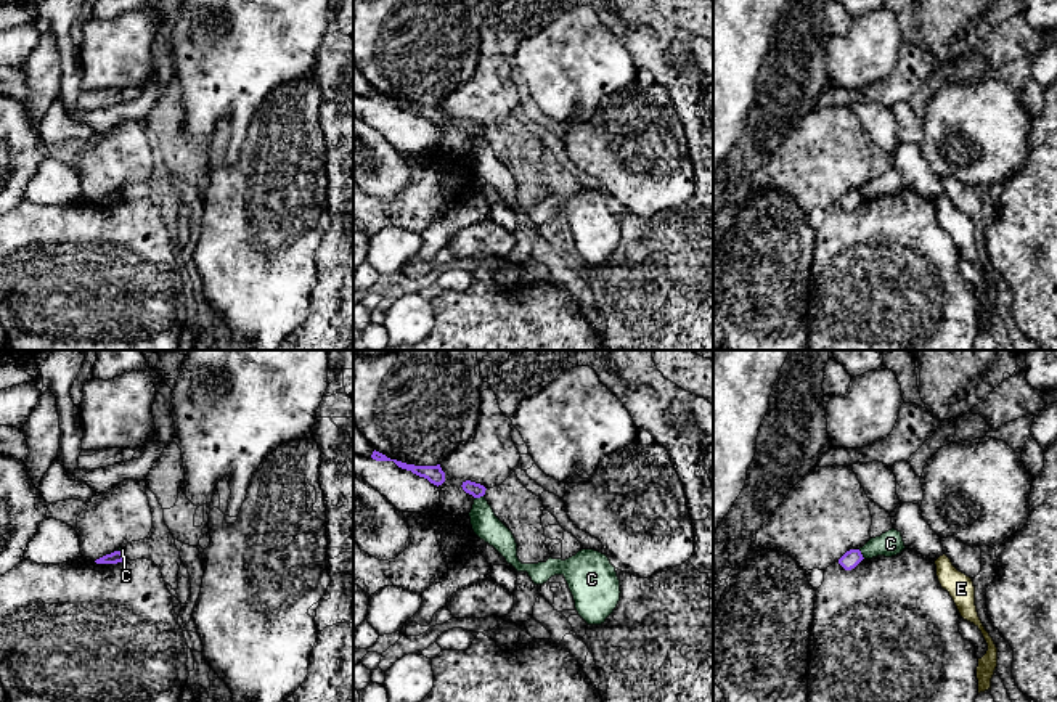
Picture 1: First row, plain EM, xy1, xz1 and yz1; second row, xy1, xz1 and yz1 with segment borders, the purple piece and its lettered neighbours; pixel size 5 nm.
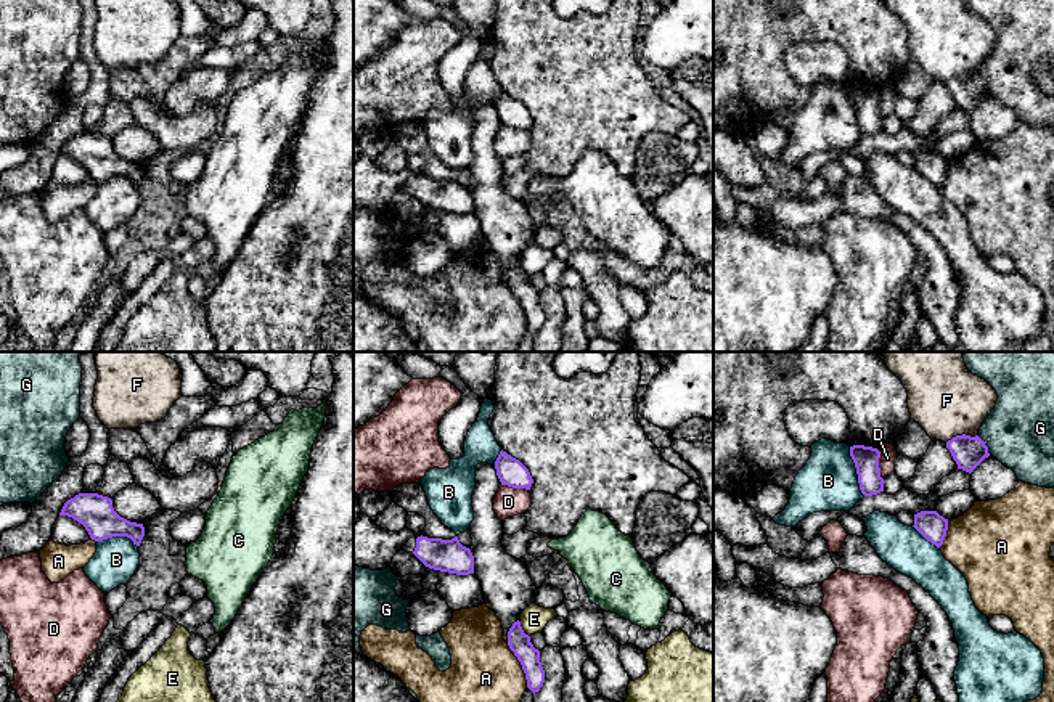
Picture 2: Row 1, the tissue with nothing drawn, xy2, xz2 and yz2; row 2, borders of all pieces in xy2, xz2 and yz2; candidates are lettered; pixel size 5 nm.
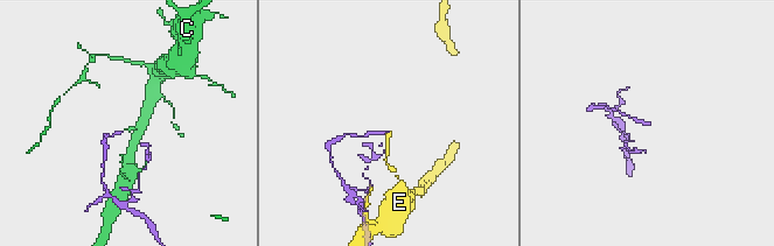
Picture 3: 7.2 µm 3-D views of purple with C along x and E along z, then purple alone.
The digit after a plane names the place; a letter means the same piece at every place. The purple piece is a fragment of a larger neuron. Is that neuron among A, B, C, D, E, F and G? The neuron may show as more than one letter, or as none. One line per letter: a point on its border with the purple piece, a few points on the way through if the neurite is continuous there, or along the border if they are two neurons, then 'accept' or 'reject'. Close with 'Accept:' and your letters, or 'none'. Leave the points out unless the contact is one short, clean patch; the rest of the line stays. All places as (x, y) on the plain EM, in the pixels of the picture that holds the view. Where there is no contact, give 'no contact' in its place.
A: xz2 (521, 304) | reject
B: yz2 (857, 111) | reject
C: yz1 (861, 195) | along yz1 (858, 190), (865, 198) | reject
D: yz2 (878, 105) | reject
E: xz2 (521, 269) | along xz2 (518, 261), (529, 277) | reject
F: yz2 (963, 74) | reject
G: yz2 (985, 85) | reject
Accept: none

